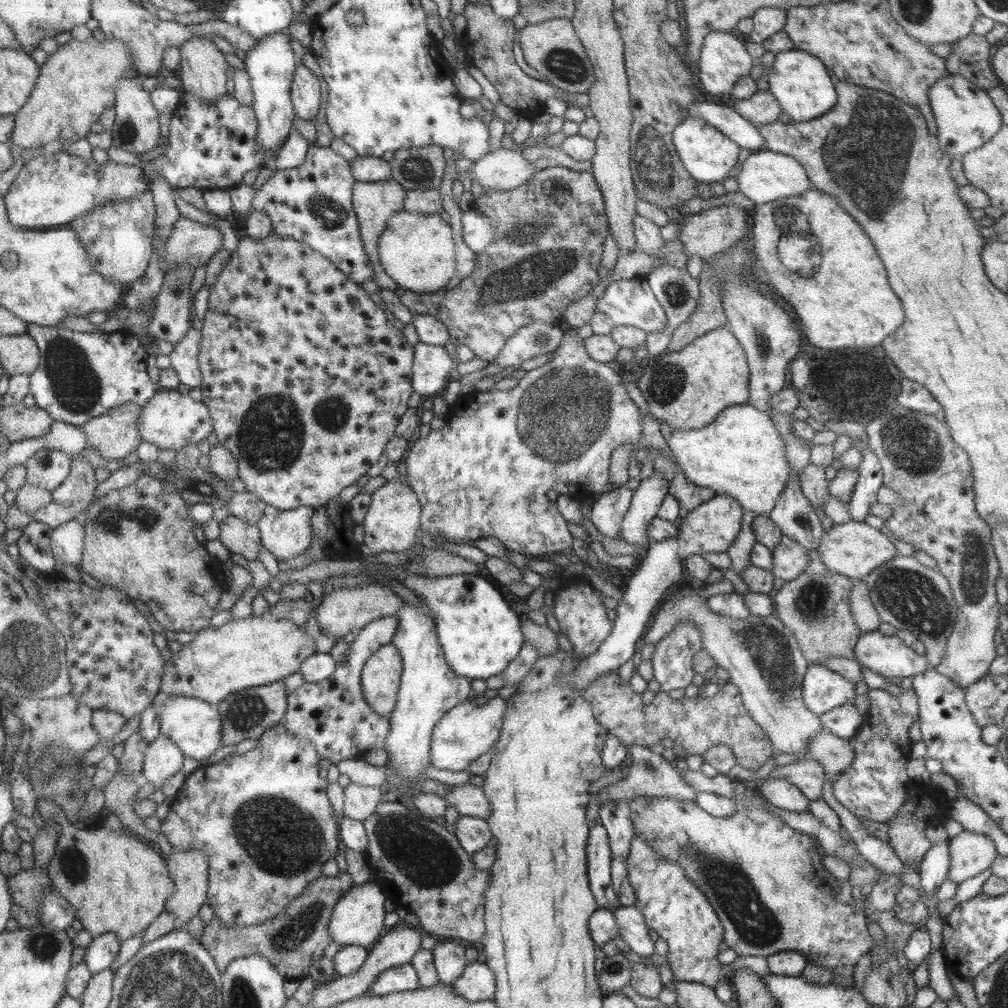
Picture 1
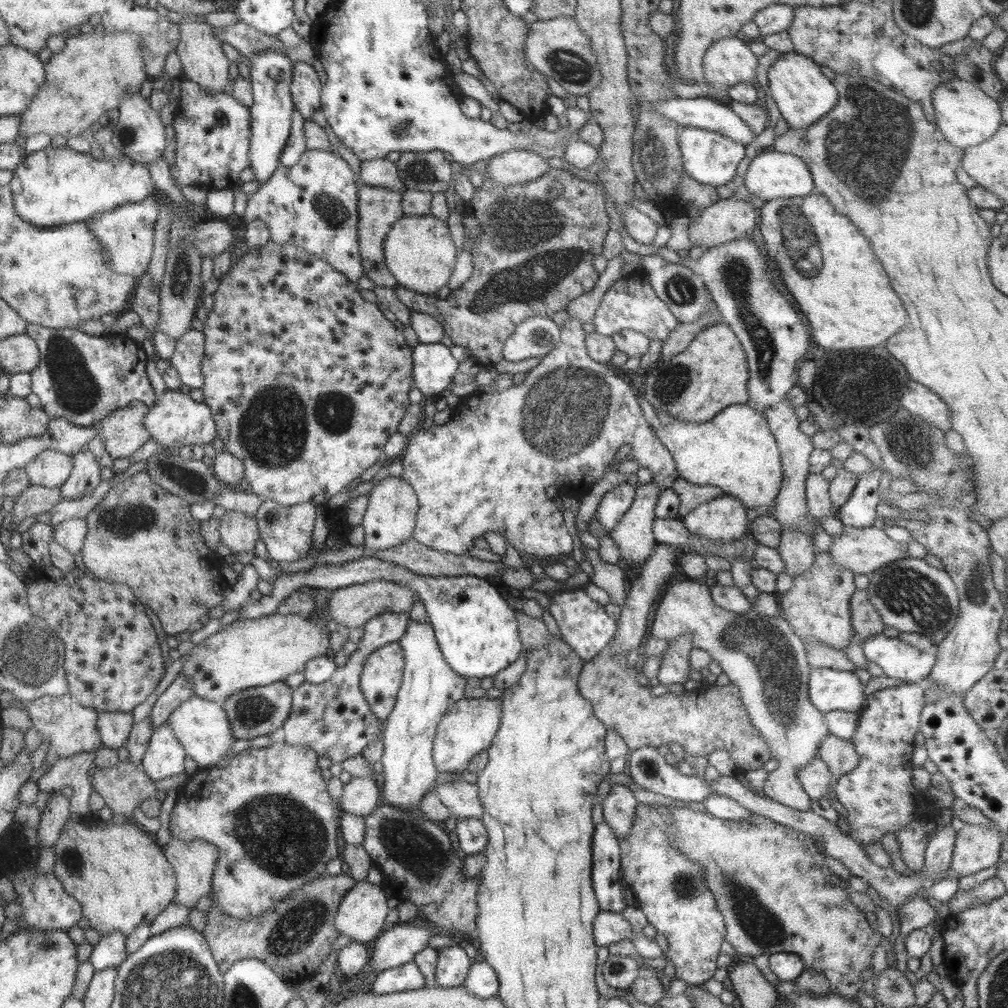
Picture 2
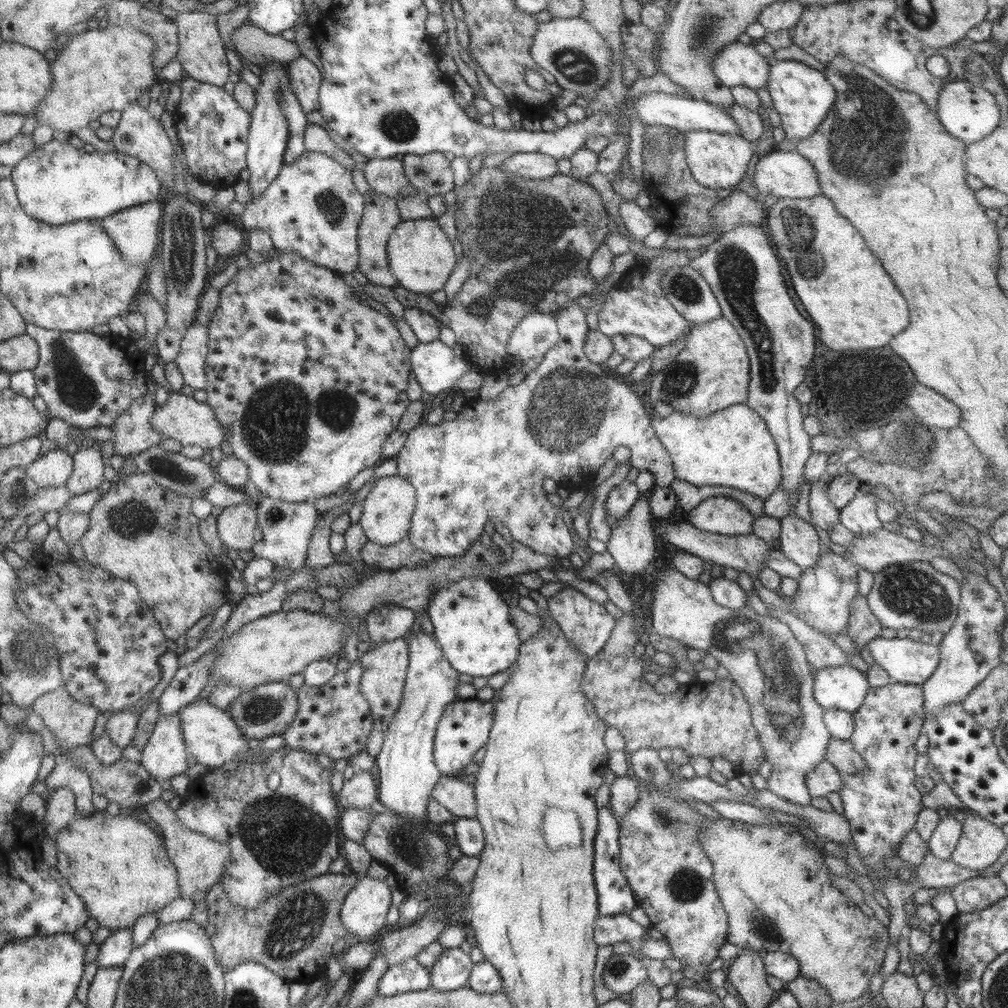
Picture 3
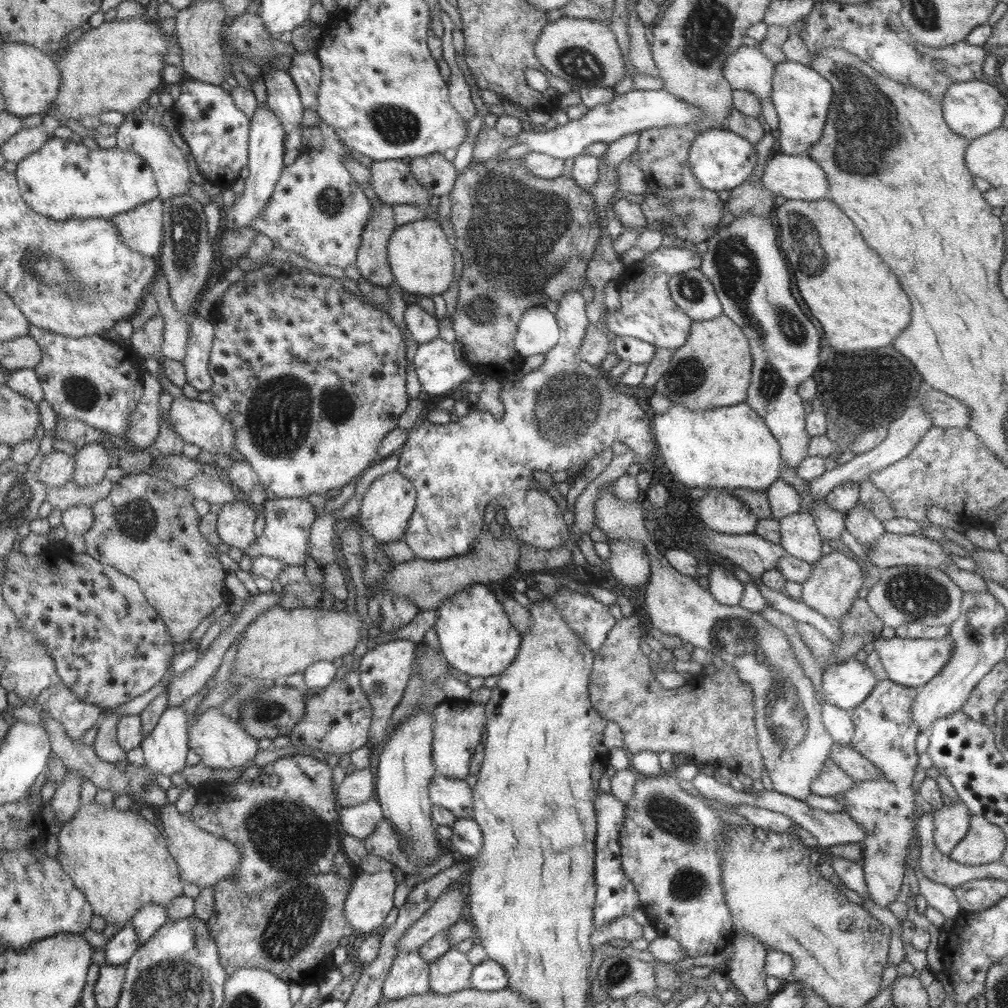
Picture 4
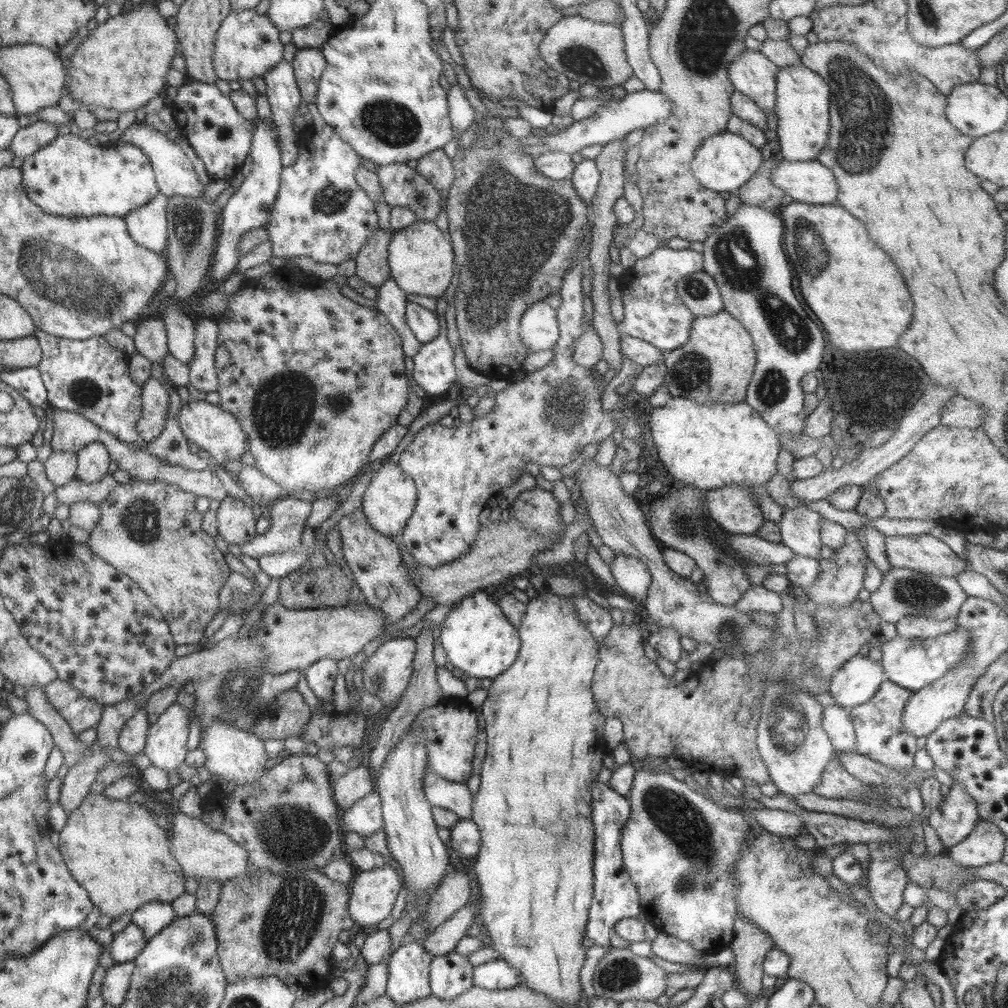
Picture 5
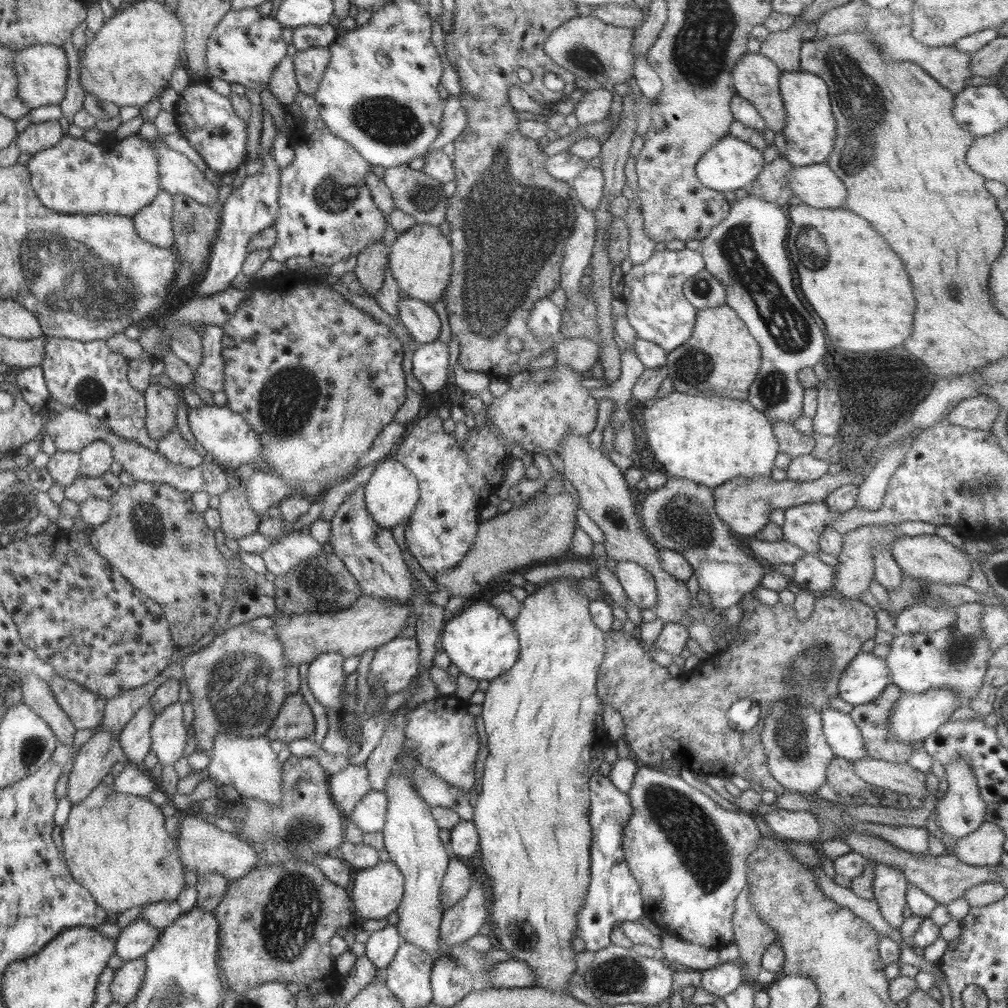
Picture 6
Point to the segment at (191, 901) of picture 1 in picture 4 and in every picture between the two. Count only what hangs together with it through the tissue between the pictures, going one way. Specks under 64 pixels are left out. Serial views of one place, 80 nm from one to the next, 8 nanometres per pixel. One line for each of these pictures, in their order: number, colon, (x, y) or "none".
2: (194, 861)
3: (200, 861)
4: (204, 859)

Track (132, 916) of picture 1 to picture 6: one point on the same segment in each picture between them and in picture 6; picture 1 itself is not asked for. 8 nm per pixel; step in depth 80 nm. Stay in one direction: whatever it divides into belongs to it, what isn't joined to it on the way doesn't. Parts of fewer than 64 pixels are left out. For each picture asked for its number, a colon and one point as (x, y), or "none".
2: (117, 872)
3: (118, 866)
4: (120, 861)
5: (118, 853)
6: (116, 845)

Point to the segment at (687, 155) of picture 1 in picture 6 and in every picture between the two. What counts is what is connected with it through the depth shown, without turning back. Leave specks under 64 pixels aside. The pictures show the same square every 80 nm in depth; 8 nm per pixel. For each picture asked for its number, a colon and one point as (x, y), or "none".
2: (708, 157)
3: (715, 160)
4: (720, 159)
5: (725, 161)
6: (730, 163)

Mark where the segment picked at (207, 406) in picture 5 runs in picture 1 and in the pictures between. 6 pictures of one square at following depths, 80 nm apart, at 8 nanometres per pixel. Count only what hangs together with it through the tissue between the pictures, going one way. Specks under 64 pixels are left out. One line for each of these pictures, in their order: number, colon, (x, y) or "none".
1: (169, 420)
2: (174, 420)
3: (181, 418)
4: (200, 423)

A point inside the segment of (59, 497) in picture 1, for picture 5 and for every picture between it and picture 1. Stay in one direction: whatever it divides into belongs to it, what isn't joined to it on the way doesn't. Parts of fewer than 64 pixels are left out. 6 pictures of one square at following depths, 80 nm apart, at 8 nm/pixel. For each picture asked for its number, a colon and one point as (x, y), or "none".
2: (85, 476)
3: (88, 471)
4: (92, 461)
5: (93, 462)

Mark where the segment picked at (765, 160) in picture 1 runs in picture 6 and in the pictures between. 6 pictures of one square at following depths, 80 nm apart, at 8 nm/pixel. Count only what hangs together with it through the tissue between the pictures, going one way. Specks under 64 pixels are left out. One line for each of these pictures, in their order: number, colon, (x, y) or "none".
2: (771, 175)
3: (783, 174)
4: (795, 177)
5: (810, 182)
6: (817, 185)

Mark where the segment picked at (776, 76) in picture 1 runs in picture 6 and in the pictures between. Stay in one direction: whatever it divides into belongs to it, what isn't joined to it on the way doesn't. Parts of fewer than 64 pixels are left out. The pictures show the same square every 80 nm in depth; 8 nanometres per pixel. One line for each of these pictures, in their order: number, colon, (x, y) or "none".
2: (803, 94)
3: (802, 96)
4: (801, 96)
5: (803, 97)
6: (809, 130)

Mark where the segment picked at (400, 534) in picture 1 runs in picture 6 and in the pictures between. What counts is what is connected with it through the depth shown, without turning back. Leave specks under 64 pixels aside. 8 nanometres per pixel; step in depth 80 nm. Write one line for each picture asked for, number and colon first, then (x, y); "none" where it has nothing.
2: (389, 521)
3: (387, 510)
4: (385, 510)
5: (389, 500)
6: (392, 491)

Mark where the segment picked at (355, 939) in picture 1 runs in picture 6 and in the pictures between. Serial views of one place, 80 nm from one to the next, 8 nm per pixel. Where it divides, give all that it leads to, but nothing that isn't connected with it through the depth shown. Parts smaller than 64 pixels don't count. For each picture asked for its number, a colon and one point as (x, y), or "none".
2: (362, 914)
3: (364, 911)
4: (371, 899)
5: (374, 893)
6: (377, 892)

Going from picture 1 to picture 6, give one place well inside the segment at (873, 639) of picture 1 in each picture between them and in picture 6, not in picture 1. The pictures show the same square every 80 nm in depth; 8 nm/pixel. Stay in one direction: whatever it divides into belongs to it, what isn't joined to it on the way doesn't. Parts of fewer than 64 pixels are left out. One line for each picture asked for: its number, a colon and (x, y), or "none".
2: (898, 659)
3: (906, 661)
4: (910, 662)
5: (913, 663)
6: (956, 657)

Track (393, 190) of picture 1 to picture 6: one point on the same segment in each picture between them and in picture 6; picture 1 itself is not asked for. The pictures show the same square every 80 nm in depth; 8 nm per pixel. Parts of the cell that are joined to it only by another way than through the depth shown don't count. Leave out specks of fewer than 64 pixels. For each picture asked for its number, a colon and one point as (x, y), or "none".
2: (379, 207)
3: (381, 216)
4: (373, 264)
5: (372, 265)
6: (371, 262)

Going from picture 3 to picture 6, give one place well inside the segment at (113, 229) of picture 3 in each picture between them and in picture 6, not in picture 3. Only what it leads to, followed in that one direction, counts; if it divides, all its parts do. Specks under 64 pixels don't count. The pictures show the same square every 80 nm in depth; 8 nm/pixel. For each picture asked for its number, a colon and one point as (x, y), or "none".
4: (142, 227)
5: (147, 225)
6: (154, 223)

